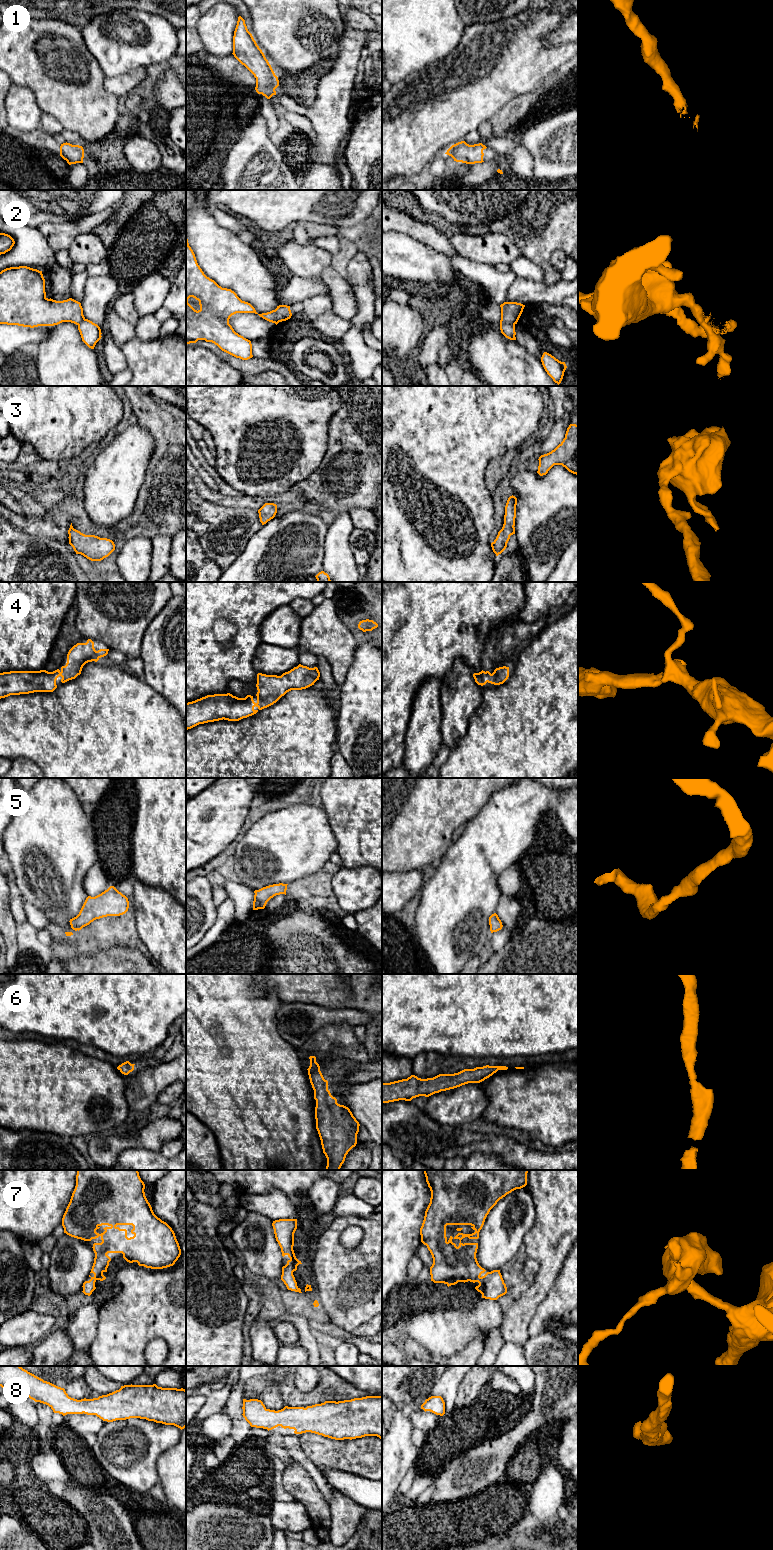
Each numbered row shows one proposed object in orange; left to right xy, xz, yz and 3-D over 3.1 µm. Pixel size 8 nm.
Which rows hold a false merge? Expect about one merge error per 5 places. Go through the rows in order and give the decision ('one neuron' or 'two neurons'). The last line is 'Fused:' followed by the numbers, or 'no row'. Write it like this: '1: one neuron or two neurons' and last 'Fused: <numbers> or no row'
1: one neuron
2: one neuron
3: one neuron
4: one neuron
5: one neuron
6: one neuron
7: one neuron
8: one neuron
Fused: no row

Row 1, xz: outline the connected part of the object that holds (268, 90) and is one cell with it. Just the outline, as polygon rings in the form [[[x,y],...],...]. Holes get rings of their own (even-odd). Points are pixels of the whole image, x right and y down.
[[[241,16],[238,17],[234,31],[232,54],[256,78],[255,90],[258,94],[262,94],[267,99],[276,95],[275,89],[279,86],[278,77]]]

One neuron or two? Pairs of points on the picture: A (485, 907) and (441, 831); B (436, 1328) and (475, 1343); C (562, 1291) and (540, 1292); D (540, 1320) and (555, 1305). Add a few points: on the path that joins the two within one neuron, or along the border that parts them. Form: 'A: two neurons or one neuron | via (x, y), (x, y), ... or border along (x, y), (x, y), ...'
A: two neurons | border along (452, 843), (440, 859)
B: two neurons | border along (487, 1333), (478, 1333), (462, 1350), (453, 1355)
C: two neurons | border along (559, 1271), (550, 1290), (535, 1312)
D: one neuron | via (544, 1316), (551, 1309)

